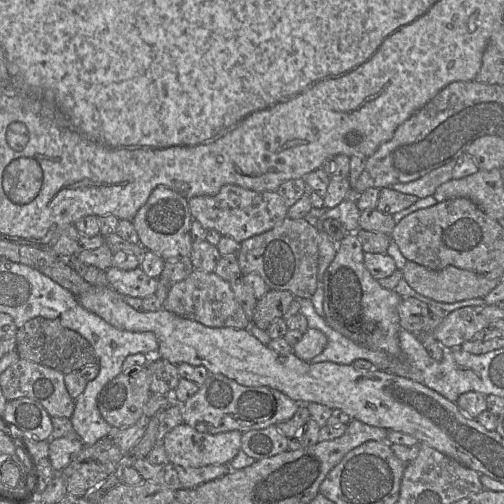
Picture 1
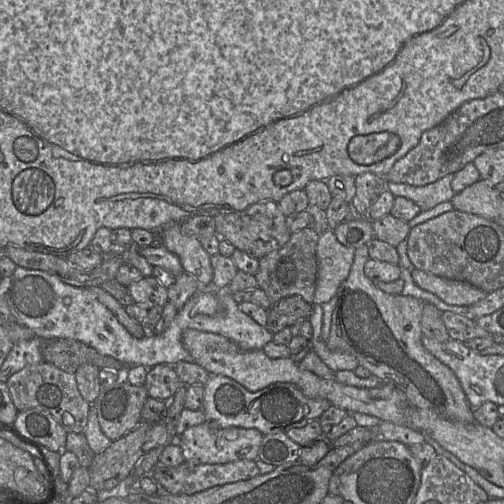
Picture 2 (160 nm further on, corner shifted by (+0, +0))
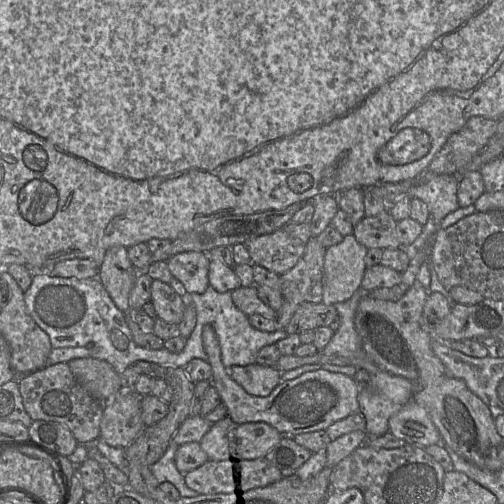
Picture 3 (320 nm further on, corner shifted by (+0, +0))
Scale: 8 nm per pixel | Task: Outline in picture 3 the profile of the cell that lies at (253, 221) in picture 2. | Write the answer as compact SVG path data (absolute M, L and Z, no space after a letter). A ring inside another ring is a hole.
M284 229L259 236L245 243L253 264L282 275L303 256L305 243L289 236Z

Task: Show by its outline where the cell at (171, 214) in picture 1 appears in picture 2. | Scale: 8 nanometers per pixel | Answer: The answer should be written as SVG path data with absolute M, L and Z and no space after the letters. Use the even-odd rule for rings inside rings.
M172 223L161 229L158 242L179 257L184 272L193 275L202 287L213 287L211 255L199 239L182 232L181 223Z

